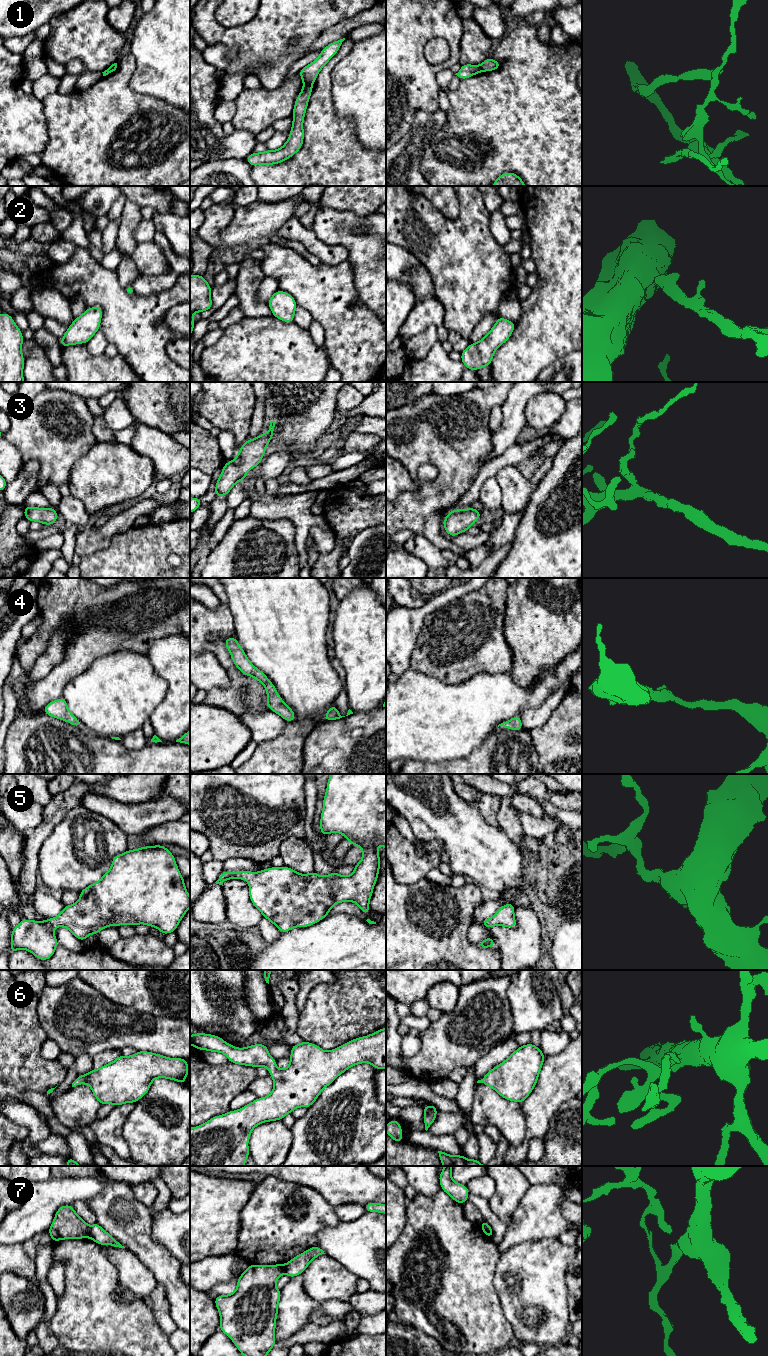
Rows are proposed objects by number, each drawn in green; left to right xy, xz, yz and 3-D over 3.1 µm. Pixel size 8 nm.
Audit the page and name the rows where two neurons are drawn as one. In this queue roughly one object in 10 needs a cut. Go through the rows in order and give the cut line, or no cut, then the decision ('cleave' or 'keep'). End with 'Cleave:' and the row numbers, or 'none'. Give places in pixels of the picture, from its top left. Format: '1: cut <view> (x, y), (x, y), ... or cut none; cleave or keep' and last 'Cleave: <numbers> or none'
1: cut xz (304, 83), (311, 85); cleave
2: cut none; keep
3: cut none; keep
4: cut none; keep
5: cut none; keep
6: cut none; keep
7: cut xy (90, 1227), (87, 1236); cleave
Cleave: 1, 7

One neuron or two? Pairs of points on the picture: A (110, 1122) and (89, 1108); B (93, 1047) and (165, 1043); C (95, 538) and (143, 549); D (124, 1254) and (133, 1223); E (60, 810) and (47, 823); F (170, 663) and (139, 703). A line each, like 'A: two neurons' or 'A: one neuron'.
A: two neurons
B: one neuron
C: two neurons
D: two neurons
E: one neuron
F: two neurons

